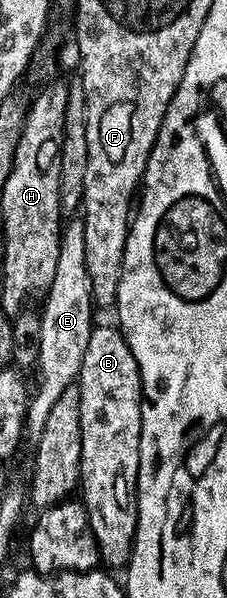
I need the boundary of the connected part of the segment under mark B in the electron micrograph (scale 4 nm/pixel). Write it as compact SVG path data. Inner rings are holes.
M95 325L92 336L88 336L88 349L84 352L84 364L80 366L76 385L80 392L80 501L86 507L101 565L106 568L122 568L130 560L138 527L138 469L143 397L142 377L136 356L132 356L132 348L128 348L126 337L117 325Z

